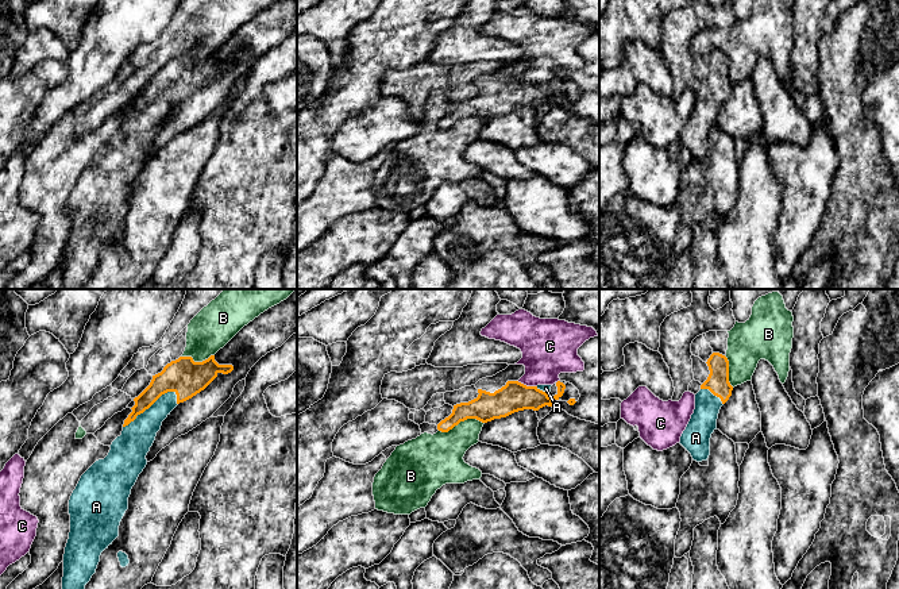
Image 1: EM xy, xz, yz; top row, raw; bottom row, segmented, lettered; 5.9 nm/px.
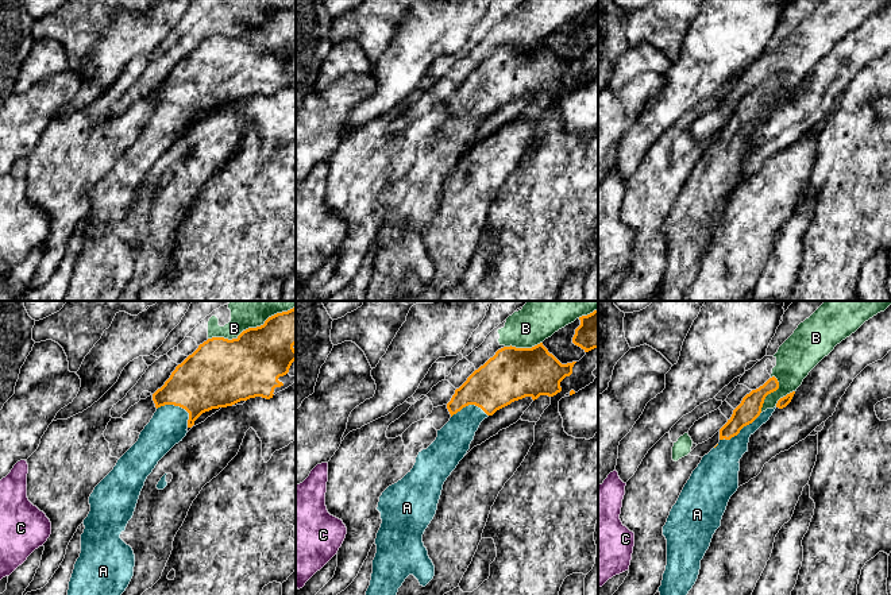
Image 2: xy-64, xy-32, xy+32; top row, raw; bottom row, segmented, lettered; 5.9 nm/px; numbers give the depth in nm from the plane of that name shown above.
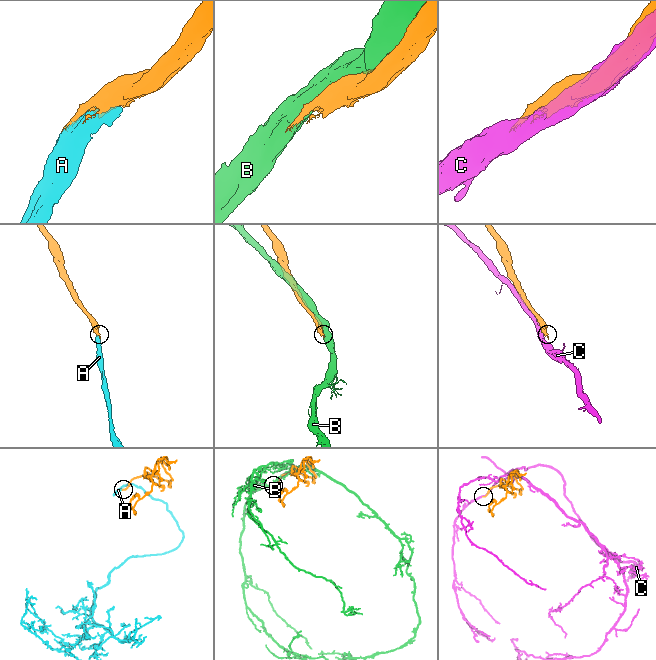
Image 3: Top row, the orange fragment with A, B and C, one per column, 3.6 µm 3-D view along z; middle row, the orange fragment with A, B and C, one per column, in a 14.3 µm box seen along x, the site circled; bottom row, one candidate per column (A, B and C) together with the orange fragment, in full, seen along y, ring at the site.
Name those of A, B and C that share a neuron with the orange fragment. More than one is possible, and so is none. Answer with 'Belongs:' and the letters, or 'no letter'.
Belongs: A

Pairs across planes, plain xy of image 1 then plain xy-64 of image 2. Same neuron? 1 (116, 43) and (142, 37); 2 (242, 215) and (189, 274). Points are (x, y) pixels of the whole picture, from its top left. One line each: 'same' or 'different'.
1: same
2: same

